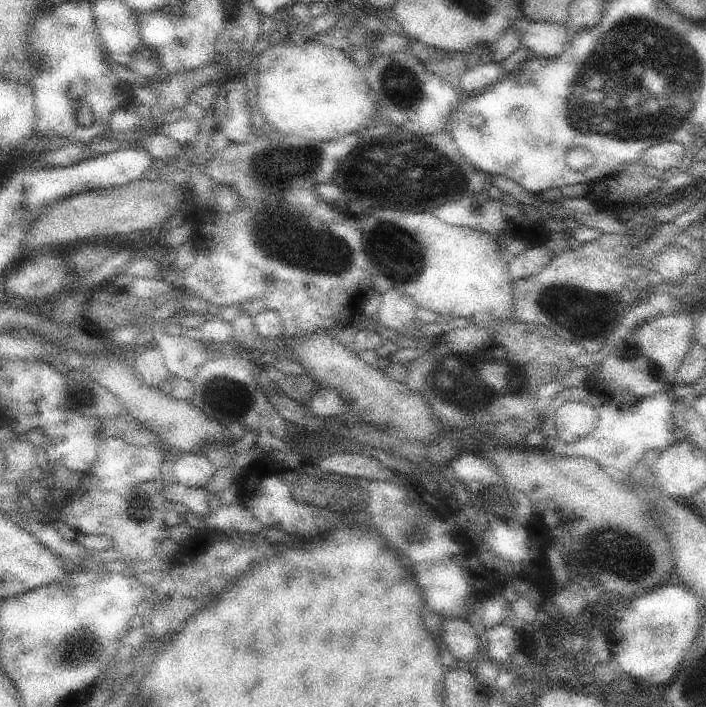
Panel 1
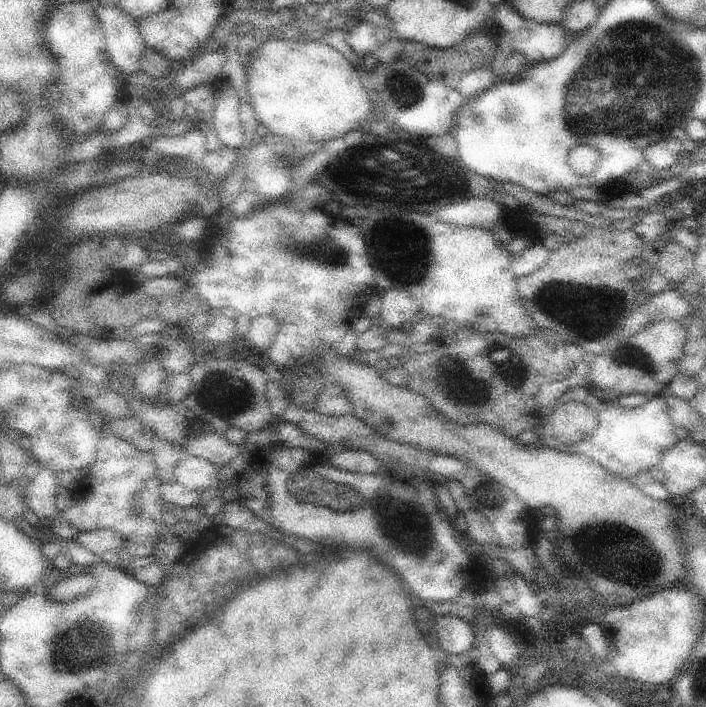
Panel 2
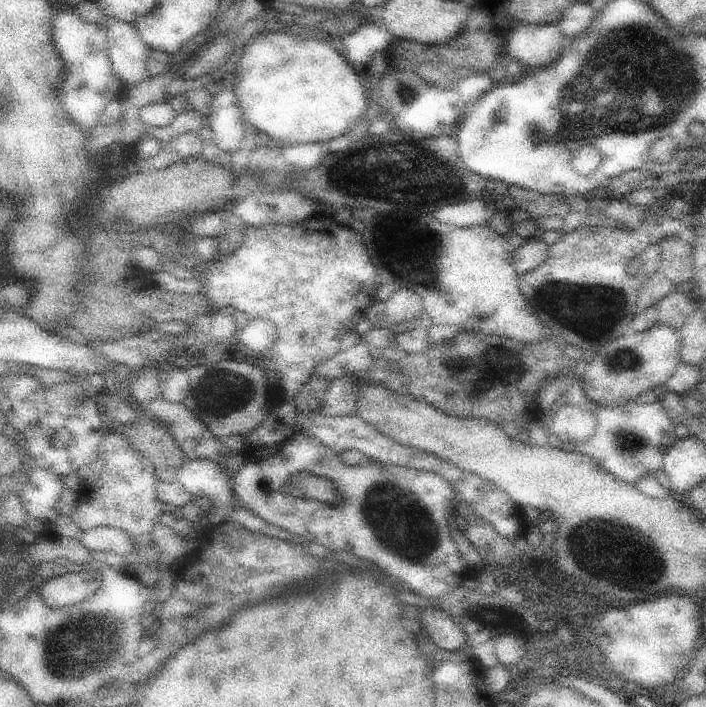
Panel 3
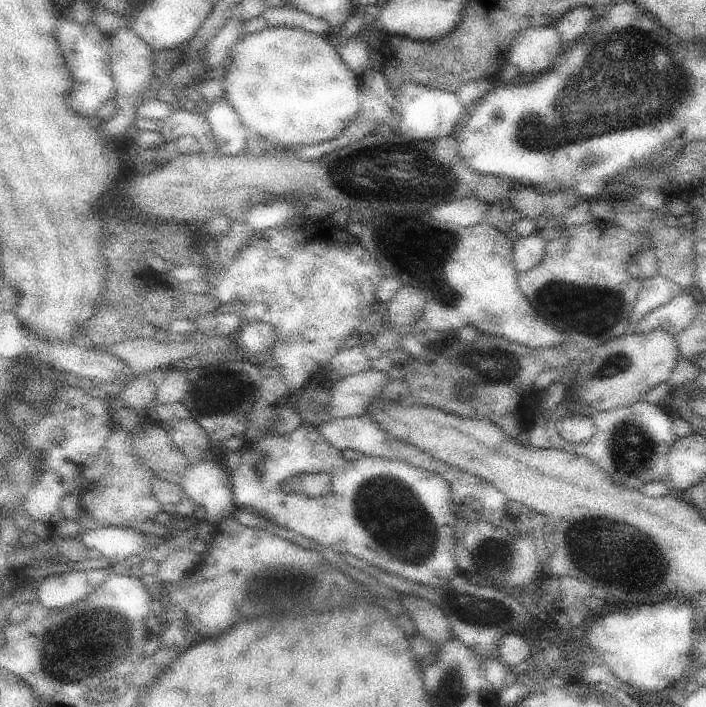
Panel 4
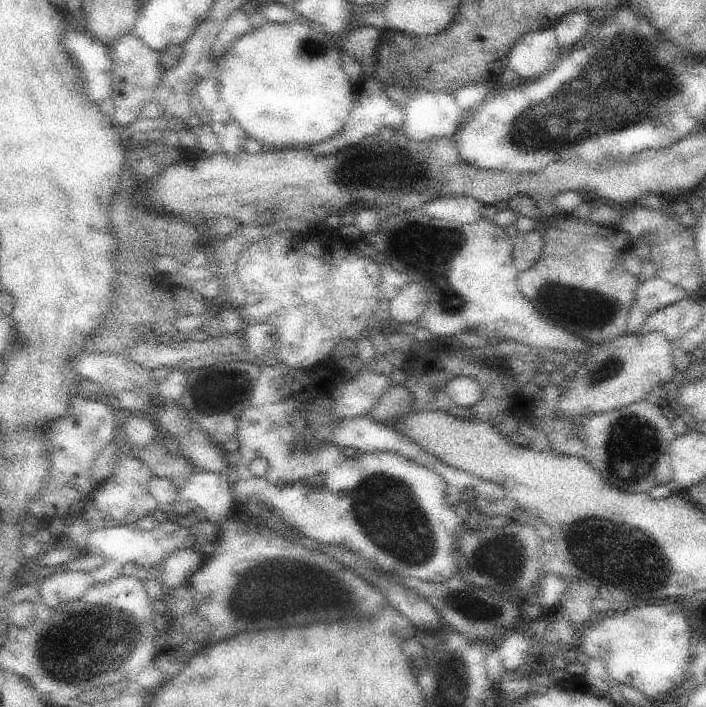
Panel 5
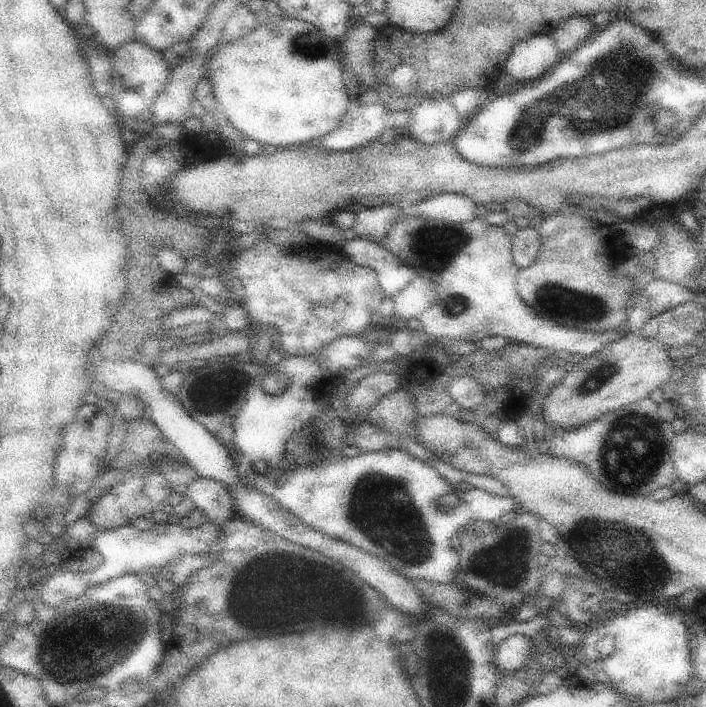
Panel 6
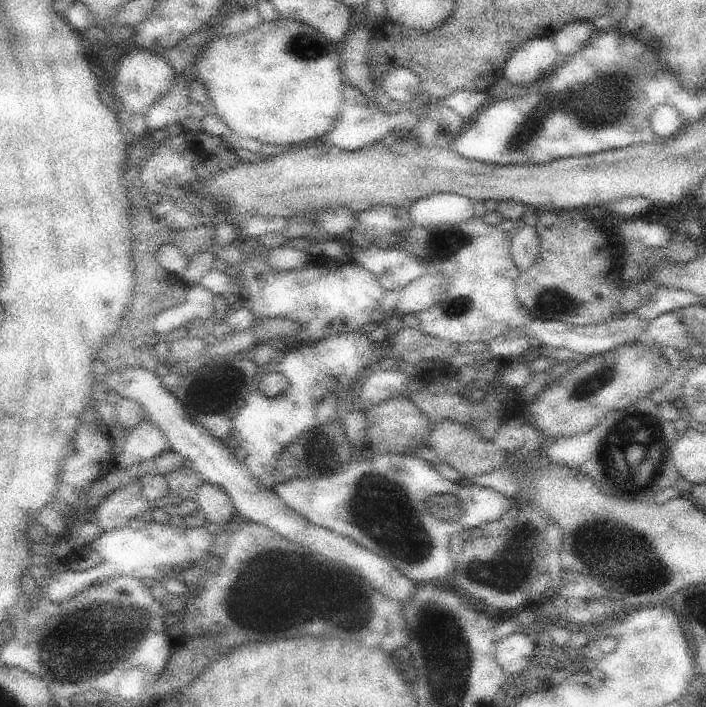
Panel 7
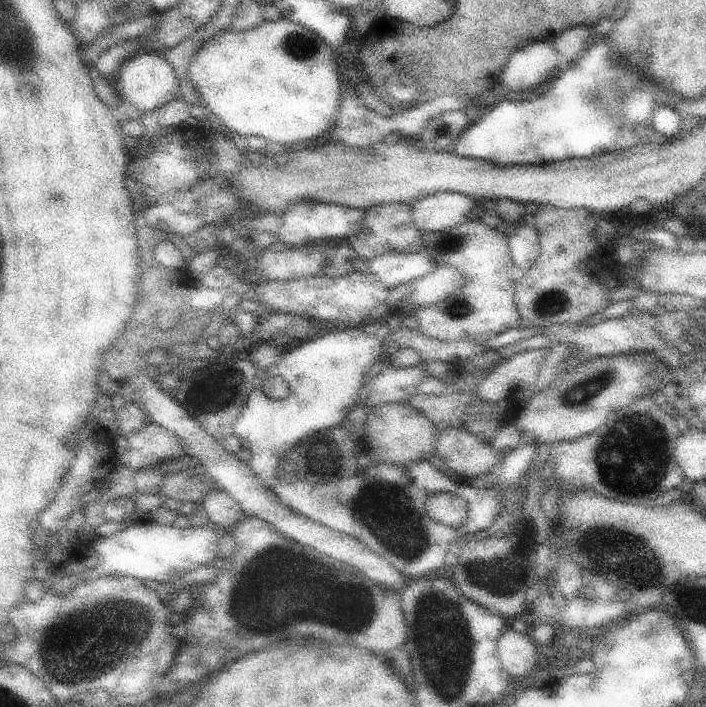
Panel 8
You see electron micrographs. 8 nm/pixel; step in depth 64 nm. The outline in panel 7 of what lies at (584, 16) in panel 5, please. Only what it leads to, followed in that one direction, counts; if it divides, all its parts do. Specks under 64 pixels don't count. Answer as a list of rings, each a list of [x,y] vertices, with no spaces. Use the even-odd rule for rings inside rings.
[[[569,22],[553,36],[554,46],[561,60],[569,60],[595,38],[592,22]]]

